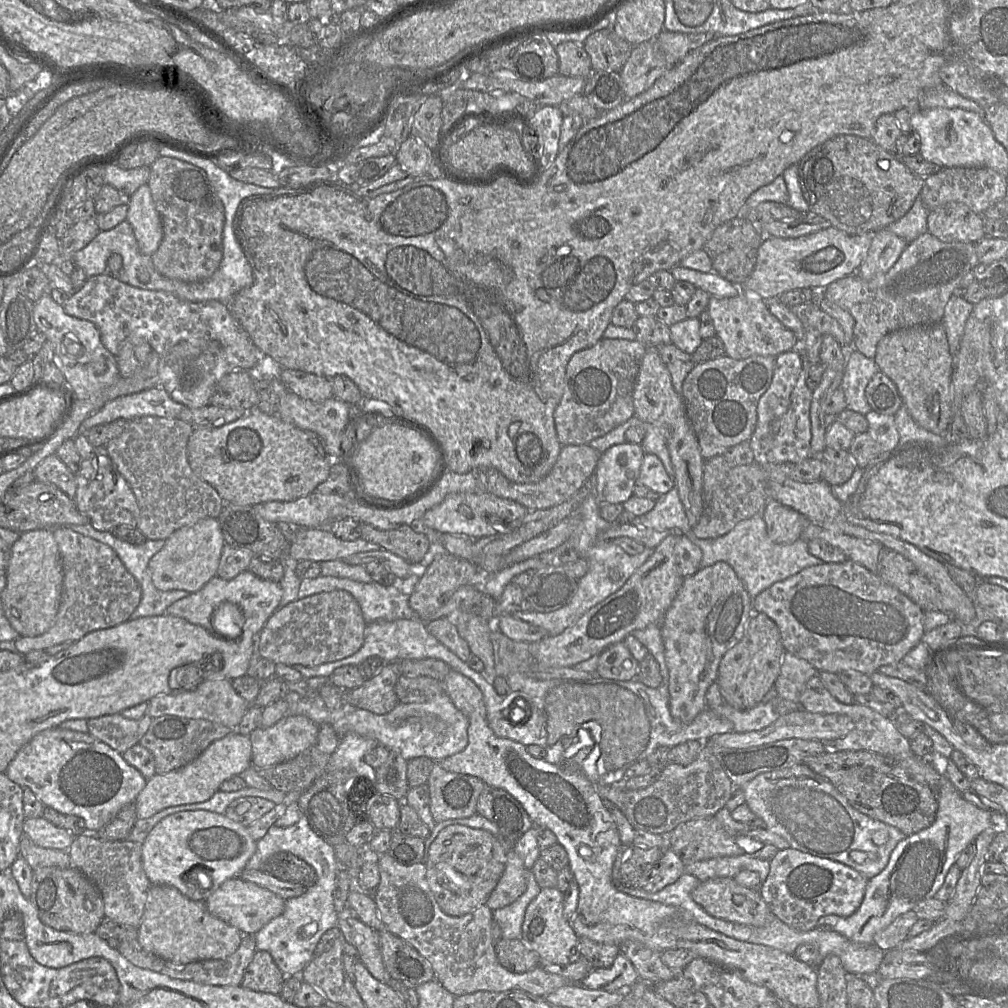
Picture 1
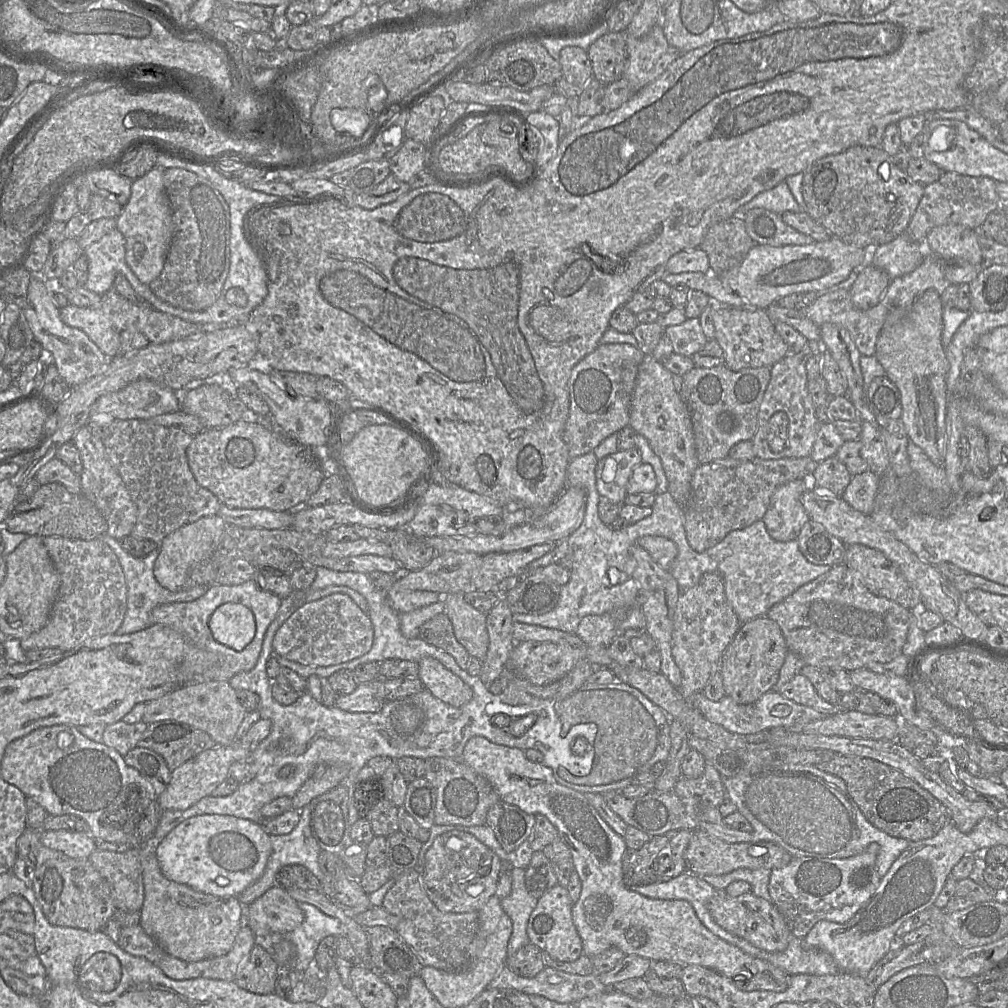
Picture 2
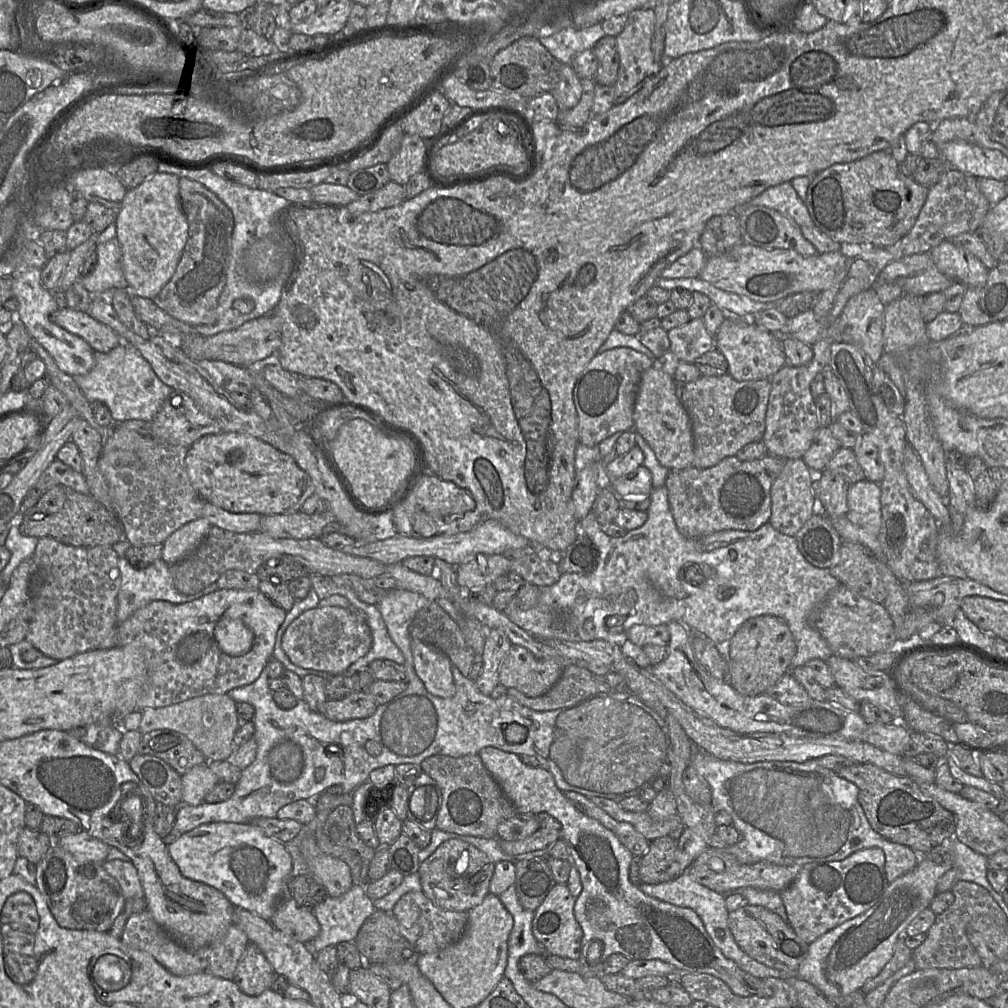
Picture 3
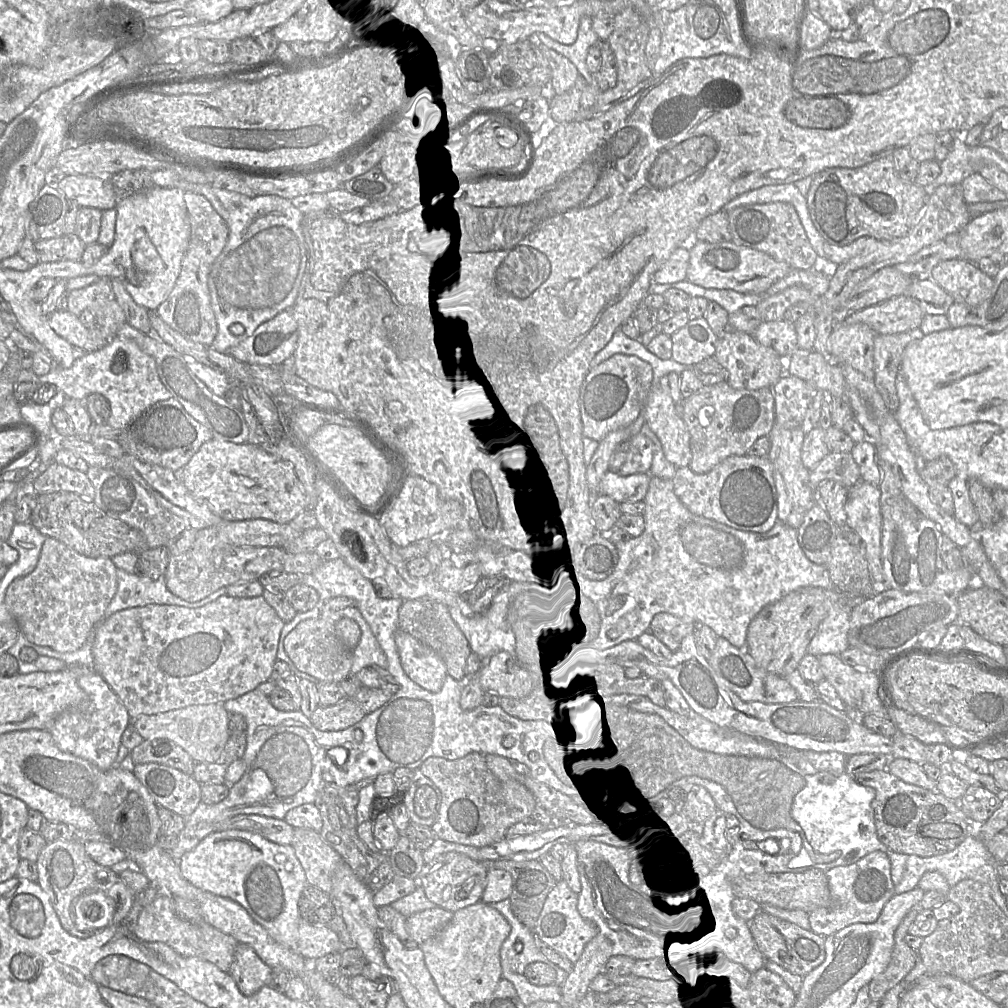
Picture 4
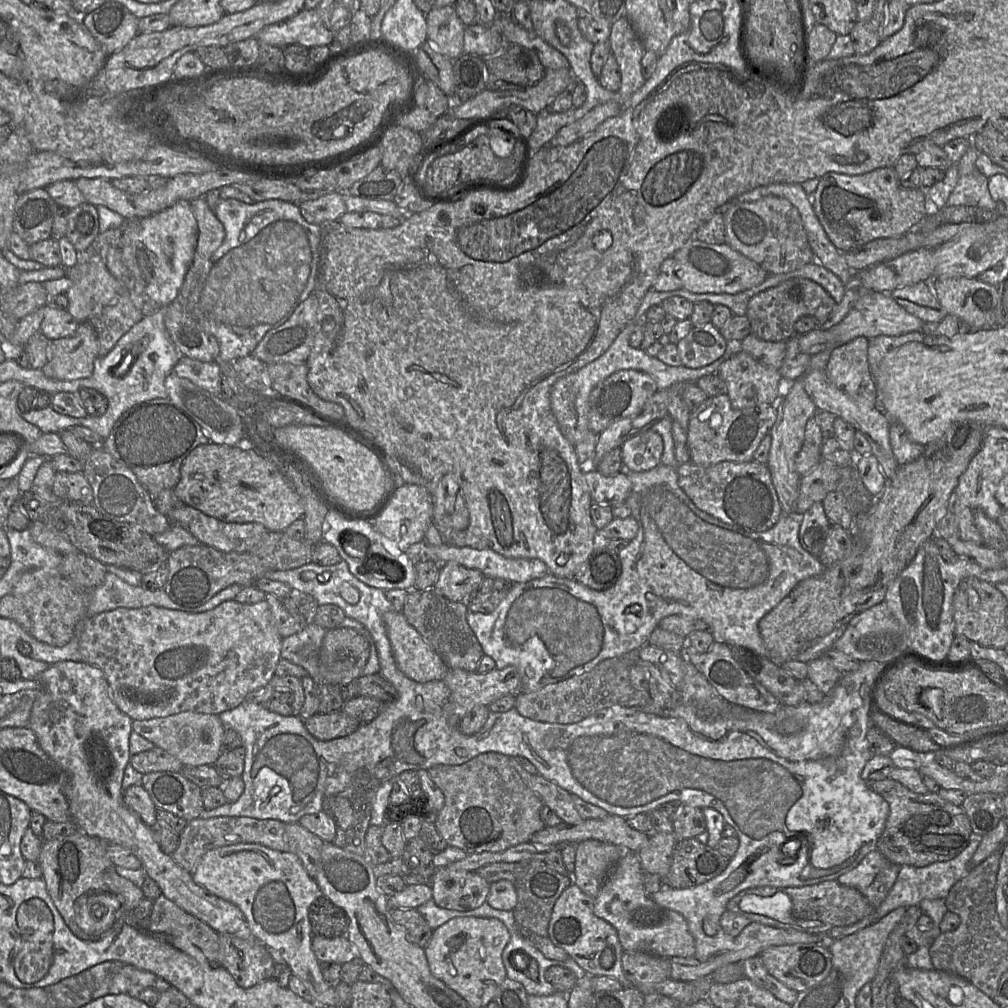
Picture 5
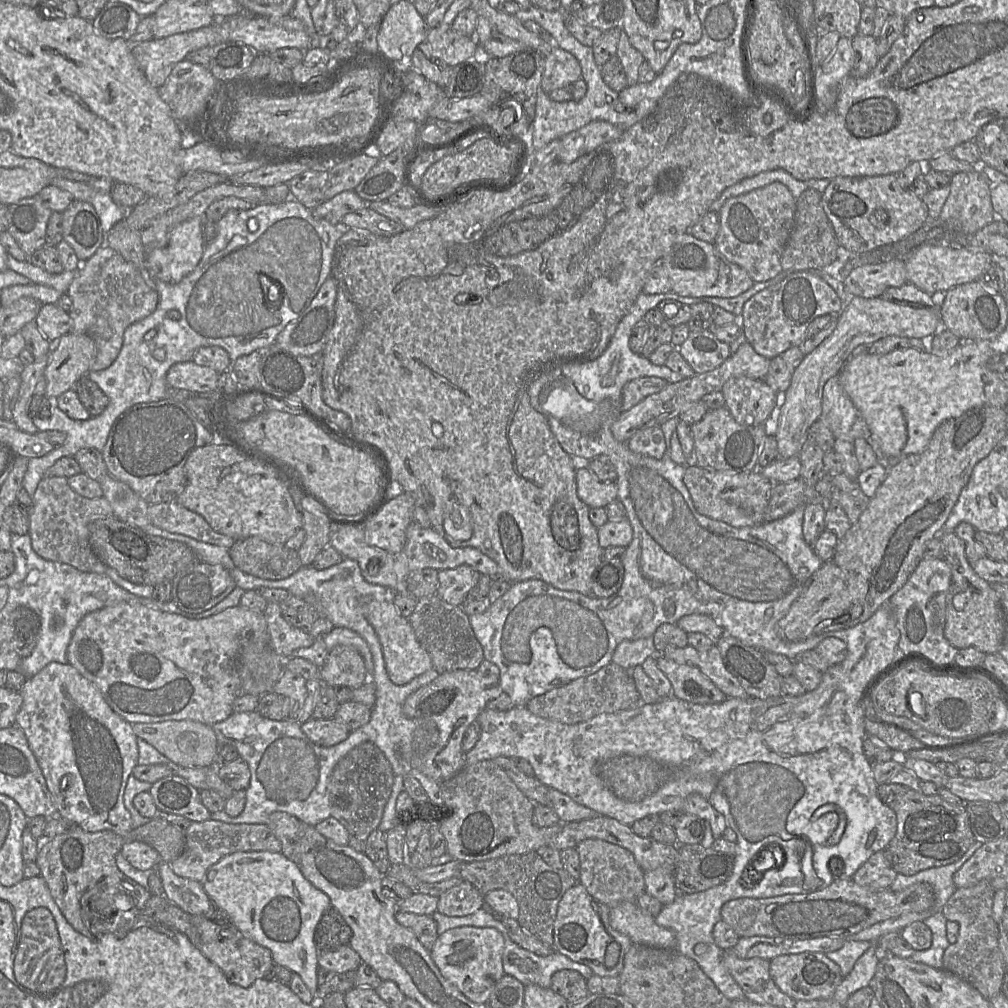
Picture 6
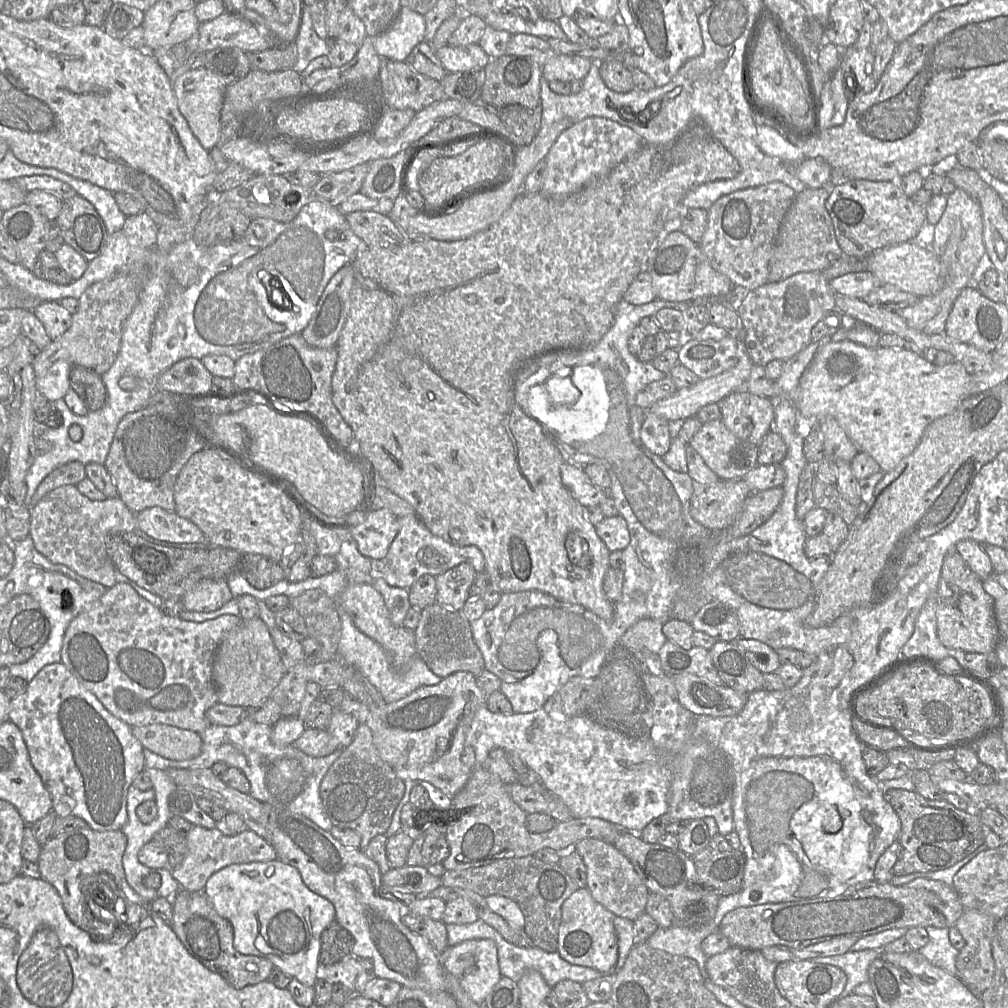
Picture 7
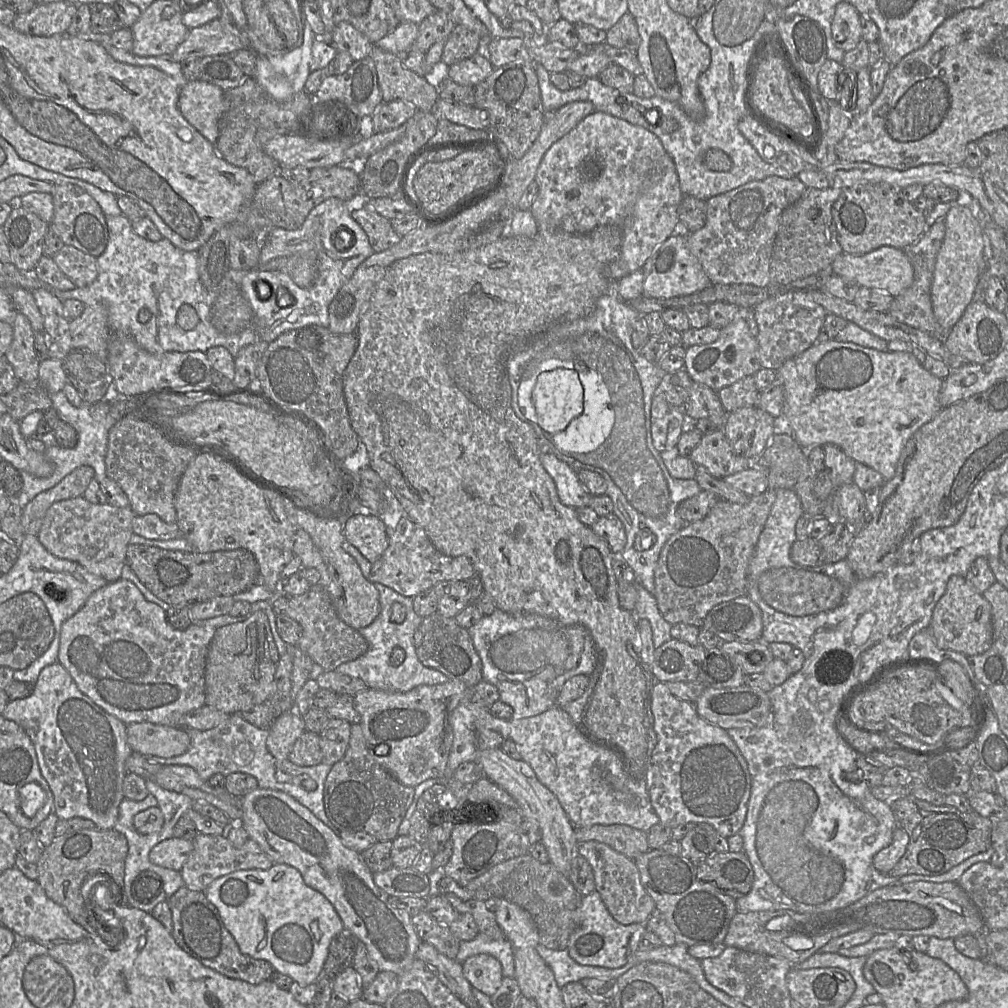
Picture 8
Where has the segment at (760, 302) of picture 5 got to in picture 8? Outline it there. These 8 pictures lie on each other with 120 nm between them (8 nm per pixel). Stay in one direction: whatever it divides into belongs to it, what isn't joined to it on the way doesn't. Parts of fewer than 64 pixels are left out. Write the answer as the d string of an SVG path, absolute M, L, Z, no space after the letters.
M790 291L768 298L752 308L758 327L756 336L762 368L777 371L787 360L794 358L818 342L818 335L828 312L817 304L807 291Z

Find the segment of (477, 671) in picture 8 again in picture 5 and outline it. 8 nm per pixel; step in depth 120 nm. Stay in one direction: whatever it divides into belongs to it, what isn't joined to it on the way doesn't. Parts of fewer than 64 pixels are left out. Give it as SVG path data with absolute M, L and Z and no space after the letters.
M412 589L408 591L402 612L408 623L433 648L449 669L477 671L484 651L467 622L468 604L451 601L434 589Z

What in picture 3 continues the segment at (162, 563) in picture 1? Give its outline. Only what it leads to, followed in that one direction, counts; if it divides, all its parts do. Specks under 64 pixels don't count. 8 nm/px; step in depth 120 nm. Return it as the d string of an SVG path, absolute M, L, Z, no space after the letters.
M205 517L183 525L162 543L161 560L169 566L183 560L200 545L211 527Z

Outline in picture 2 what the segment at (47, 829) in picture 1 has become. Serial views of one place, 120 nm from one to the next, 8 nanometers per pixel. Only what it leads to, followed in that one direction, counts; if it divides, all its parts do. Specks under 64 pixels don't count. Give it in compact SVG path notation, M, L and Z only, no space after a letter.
M40 830L40 840L44 846L60 851L72 859L88 859L97 849L96 840L88 832L66 830Z

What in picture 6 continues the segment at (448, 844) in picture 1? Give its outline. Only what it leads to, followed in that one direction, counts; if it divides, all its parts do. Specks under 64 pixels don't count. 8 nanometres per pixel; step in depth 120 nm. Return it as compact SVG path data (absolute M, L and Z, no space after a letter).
M464 880L438 897L437 910L446 916L466 916L484 905L484 895L472 883Z

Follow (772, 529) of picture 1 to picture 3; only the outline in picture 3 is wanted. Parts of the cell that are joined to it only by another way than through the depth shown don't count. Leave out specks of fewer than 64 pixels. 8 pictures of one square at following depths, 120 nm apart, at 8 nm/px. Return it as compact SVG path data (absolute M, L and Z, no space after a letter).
M803 458L785 460L782 472L771 488L772 512L768 523L777 531L795 536L813 513L819 511L812 488L814 478L815 473L805 464Z

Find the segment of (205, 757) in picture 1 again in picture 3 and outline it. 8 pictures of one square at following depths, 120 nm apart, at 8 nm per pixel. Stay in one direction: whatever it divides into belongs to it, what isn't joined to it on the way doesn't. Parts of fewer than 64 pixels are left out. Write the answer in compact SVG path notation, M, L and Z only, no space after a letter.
M208 762L196 765L181 775L182 804L197 806L205 801L206 795L220 782L209 768Z

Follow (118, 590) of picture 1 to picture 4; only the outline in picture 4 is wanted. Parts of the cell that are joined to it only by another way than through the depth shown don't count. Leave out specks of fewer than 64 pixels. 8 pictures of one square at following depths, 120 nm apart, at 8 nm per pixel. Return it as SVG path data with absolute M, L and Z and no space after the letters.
M46 537L36 567L9 584L4 600L28 641L68 653L78 650L96 630L116 589L116 567L111 558L90 558Z

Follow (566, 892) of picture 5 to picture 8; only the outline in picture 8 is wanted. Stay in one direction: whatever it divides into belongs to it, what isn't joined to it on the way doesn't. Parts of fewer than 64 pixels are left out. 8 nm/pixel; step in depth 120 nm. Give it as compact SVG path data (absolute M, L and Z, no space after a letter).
M594 890L582 897L578 908L578 923L570 935L567 951L572 959L581 965L620 968L636 953L645 931L645 924L623 925L617 922L609 913L600 894Z

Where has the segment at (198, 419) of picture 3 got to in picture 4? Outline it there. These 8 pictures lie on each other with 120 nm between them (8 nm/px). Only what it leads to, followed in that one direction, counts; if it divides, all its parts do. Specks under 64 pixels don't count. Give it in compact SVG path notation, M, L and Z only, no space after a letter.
M171 397L153 404L133 418L117 441L126 453L179 473L199 448L212 438L211 431L193 418L177 399Z

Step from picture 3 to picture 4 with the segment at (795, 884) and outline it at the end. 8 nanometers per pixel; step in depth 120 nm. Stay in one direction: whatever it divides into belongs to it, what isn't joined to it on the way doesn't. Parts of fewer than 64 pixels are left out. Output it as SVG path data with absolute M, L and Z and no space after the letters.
M881 851L867 854L848 866L837 866L825 871L833 906L807 913L809 930L826 938L855 923L875 922L885 904L895 895L891 878L891 863Z

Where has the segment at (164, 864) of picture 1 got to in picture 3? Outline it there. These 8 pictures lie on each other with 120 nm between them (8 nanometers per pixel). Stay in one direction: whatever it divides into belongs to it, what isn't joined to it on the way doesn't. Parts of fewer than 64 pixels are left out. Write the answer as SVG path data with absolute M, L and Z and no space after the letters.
M213 822L185 832L167 845L180 873L222 892L237 908L270 921L280 900L287 895L292 858L285 845L266 836L252 823Z

